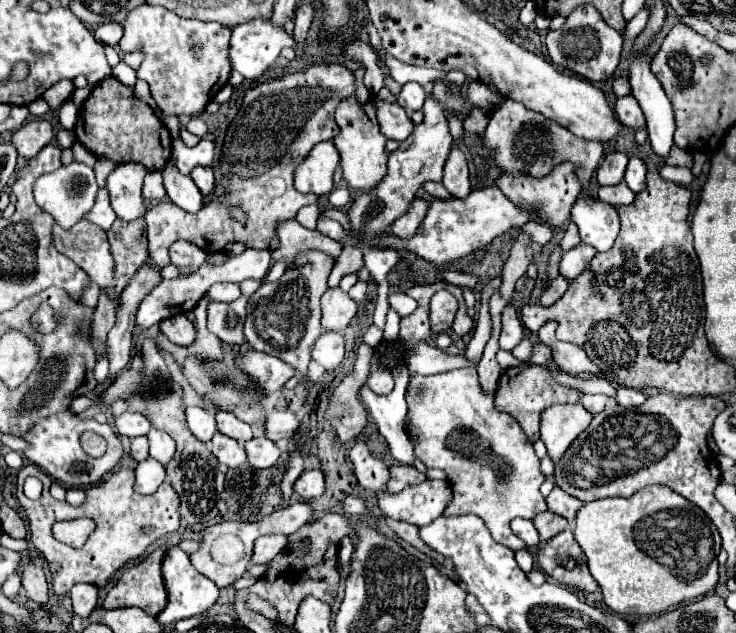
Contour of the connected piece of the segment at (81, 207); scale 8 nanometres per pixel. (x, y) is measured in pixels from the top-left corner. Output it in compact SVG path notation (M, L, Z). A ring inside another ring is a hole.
M84 163L62 165L60 169L42 175L34 183L34 199L36 199L36 203L42 209L46 209L56 219L56 223L62 225L64 229L70 229L70 225L76 225L78 221L84 219L84 215L94 205L96 193L98 193L98 185L96 185L96 179L94 179L94 169L84 165Z

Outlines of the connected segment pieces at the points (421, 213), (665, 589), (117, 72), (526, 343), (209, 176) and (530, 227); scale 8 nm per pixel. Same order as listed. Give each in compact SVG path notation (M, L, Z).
M414 199L414 203L410 205L410 211L394 221L392 235L400 239L414 237L414 231L418 231L418 225L422 225L426 211L428 211L428 203L424 199Z
M668 487L640 489L628 499L598 499L584 503L576 513L574 537L588 557L590 573L602 589L604 603L618 615L658 615L676 603L710 593L718 583L718 529L700 507Z
M123 61L112 67L112 76L128 86L134 86L137 81L136 72Z
M526 337L526 339L522 341L522 345L518 345L518 347L512 349L512 355L514 355L518 361L528 361L528 359L532 357L532 349L534 349L534 341Z
M196 167L190 177L196 181L196 187L204 197L208 197L214 191L214 173L210 167Z
M530 221L520 231L530 235L530 239L540 243L540 245L546 245L552 239L552 229L544 221Z

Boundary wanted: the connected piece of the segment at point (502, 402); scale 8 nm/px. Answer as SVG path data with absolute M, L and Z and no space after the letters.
M522 363L518 367L506 369L500 375L494 405L498 411L512 415L518 421L518 425L522 427L522 431L526 433L526 437L530 439L530 443L536 443L540 439L538 425L540 425L542 411L556 405L556 403L580 403L580 397L582 397L582 391L568 387L568 385L560 385L544 365Z

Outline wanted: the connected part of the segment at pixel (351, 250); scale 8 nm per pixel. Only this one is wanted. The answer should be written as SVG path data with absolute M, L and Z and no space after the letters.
M346 245L342 251L342 257L338 259L338 263L334 265L330 277L328 277L328 287L338 287L338 281L348 275L348 273L356 273L358 269L364 267L364 259L362 259L362 251L356 247Z

